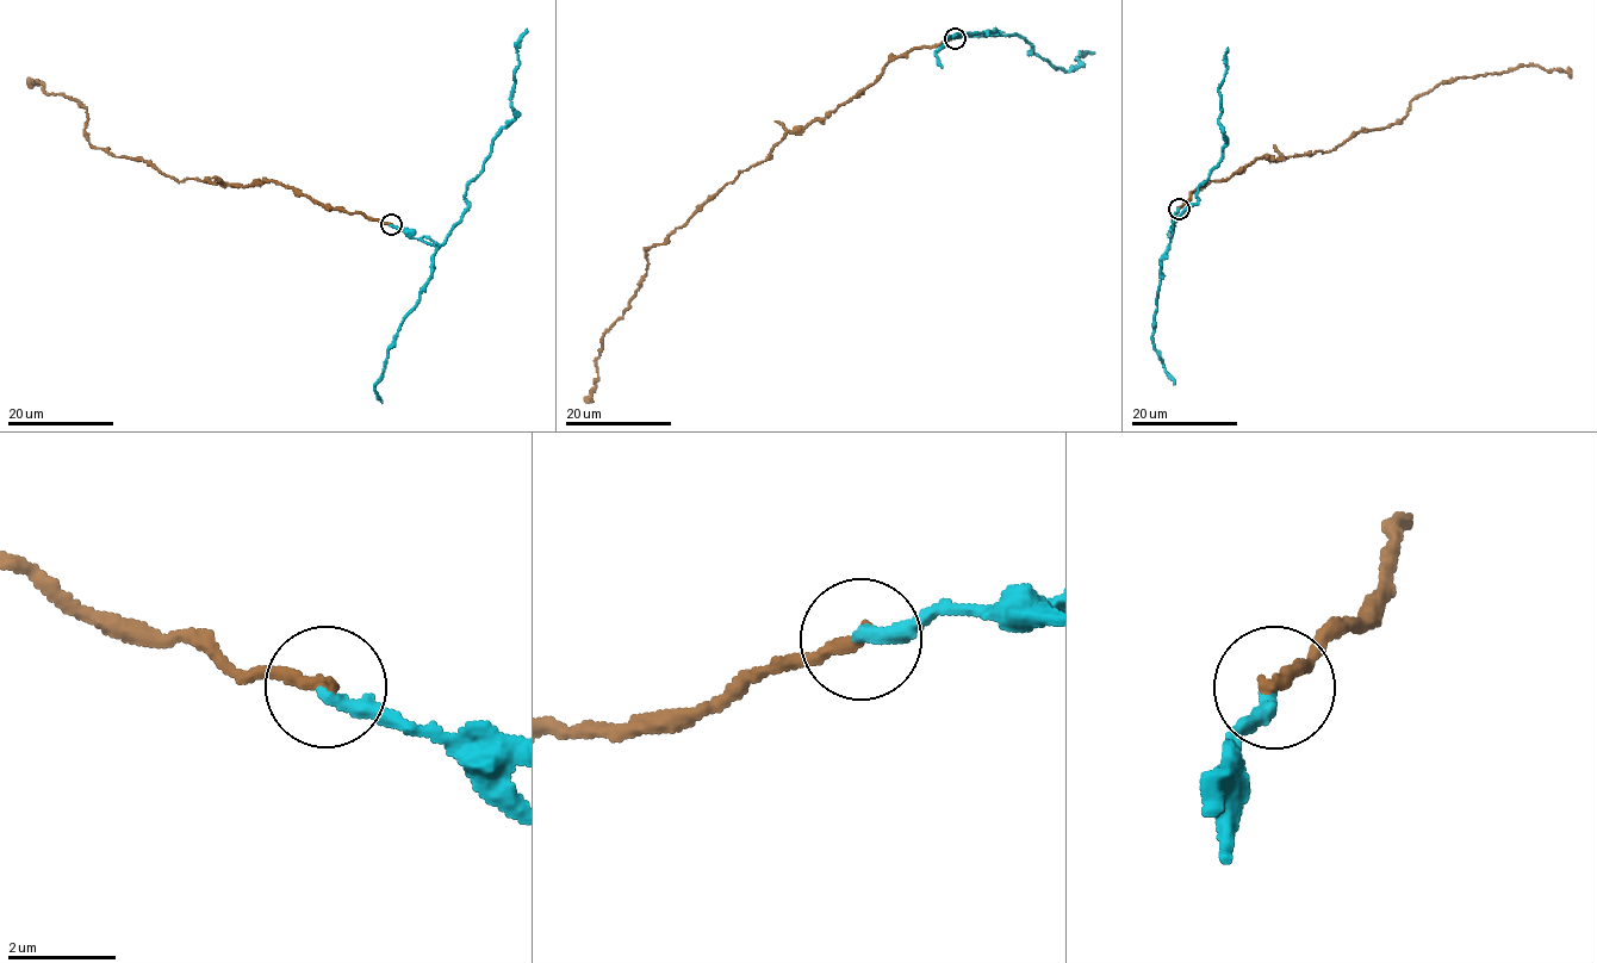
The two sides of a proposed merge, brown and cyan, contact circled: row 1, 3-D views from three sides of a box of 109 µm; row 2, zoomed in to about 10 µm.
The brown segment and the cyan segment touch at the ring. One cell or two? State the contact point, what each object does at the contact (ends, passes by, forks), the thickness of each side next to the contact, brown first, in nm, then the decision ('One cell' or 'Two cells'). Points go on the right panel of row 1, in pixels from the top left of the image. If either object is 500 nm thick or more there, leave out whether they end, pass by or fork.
Place: (1179, 209). At the ring brown ends. At the ring cyan ends. Thickness 280 nm (brown) against 280 nm. One cell

